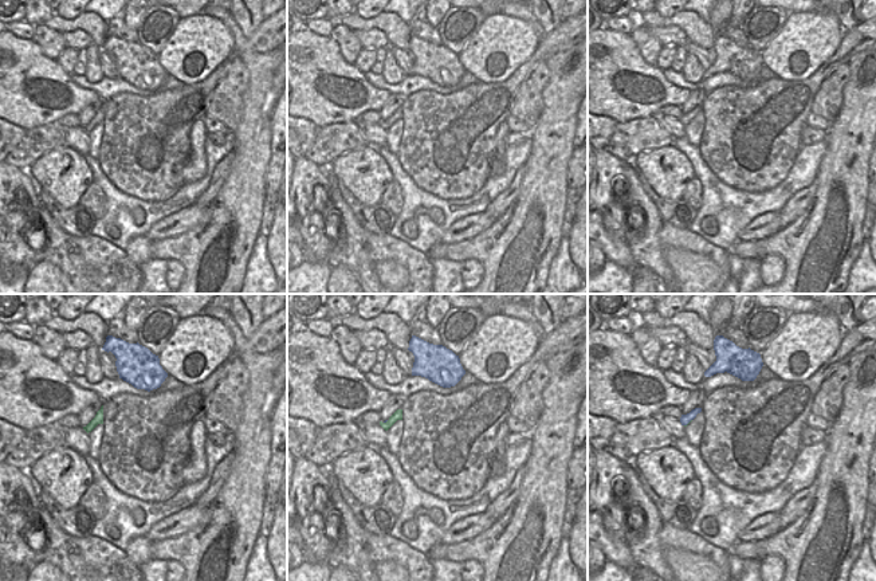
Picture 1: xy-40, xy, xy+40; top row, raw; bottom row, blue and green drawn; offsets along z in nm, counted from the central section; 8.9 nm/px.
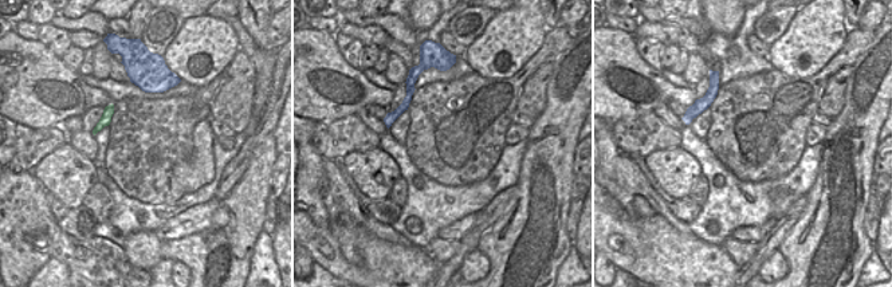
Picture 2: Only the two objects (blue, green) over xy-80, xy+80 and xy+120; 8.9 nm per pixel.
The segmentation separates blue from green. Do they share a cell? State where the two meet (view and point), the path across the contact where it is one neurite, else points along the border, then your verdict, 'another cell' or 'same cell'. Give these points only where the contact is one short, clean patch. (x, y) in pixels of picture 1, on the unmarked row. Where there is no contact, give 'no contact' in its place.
contact xy+40 (687, 122); border xy+40 (691, 118), (684, 125); another cell

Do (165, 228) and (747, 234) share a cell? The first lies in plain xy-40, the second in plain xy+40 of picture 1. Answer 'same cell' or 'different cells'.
same cell

